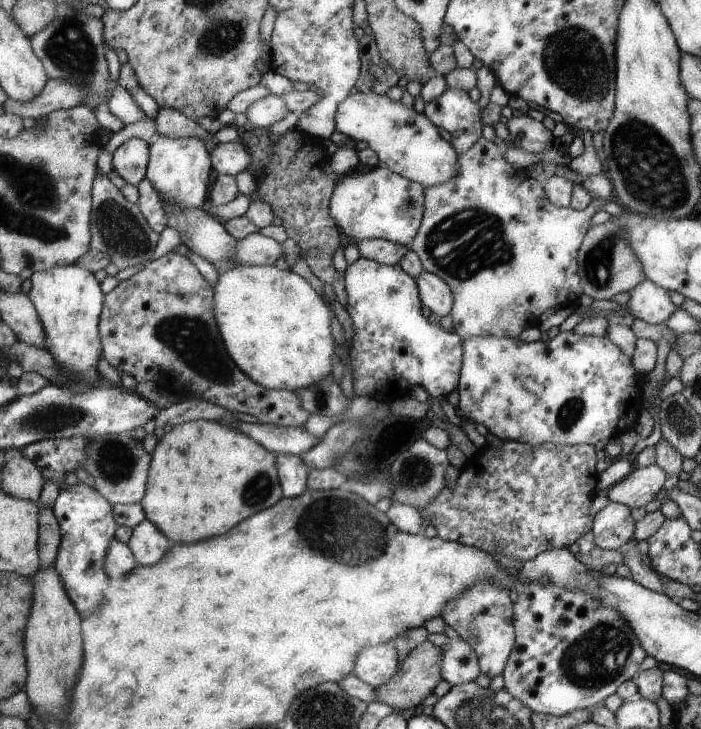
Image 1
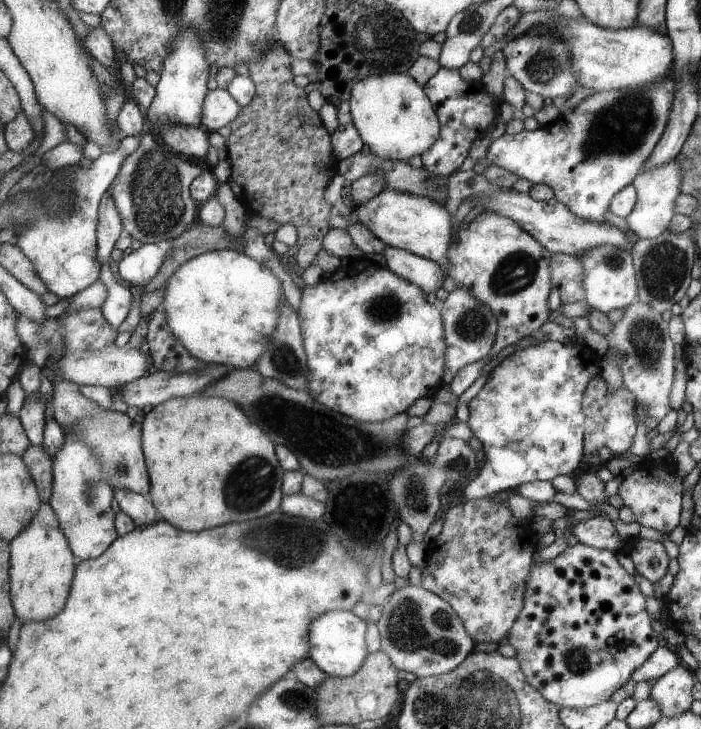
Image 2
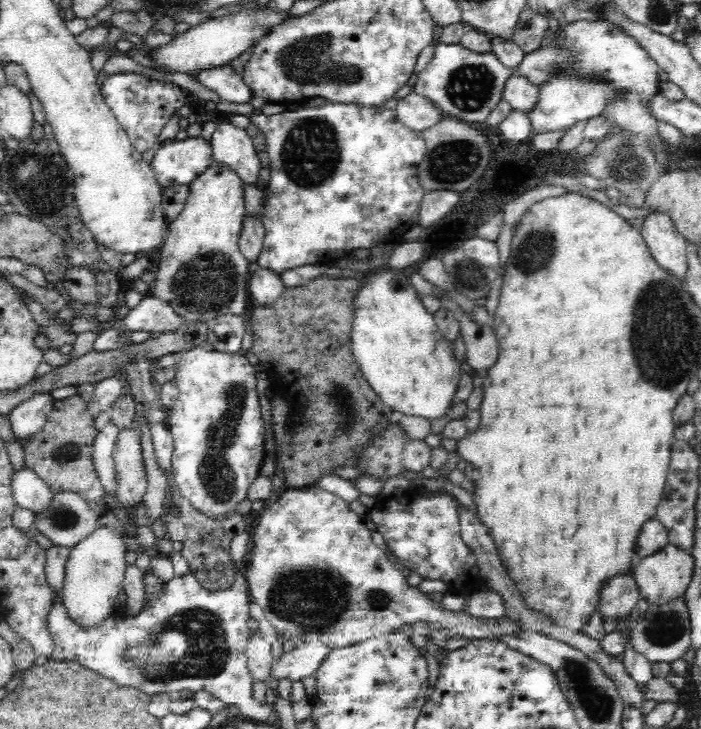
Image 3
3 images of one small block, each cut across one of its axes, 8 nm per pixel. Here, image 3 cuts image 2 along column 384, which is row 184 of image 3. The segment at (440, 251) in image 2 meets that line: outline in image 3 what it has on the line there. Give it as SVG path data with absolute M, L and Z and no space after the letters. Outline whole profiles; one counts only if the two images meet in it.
M212 162L204 173L189 184L186 204L176 220L169 224L165 242L160 246L160 265L156 284L150 294L166 302L186 322L208 323L218 316L244 315L250 294L248 282L248 261L242 257L239 239L242 224L247 216L242 190L244 182L238 173L222 163Z

